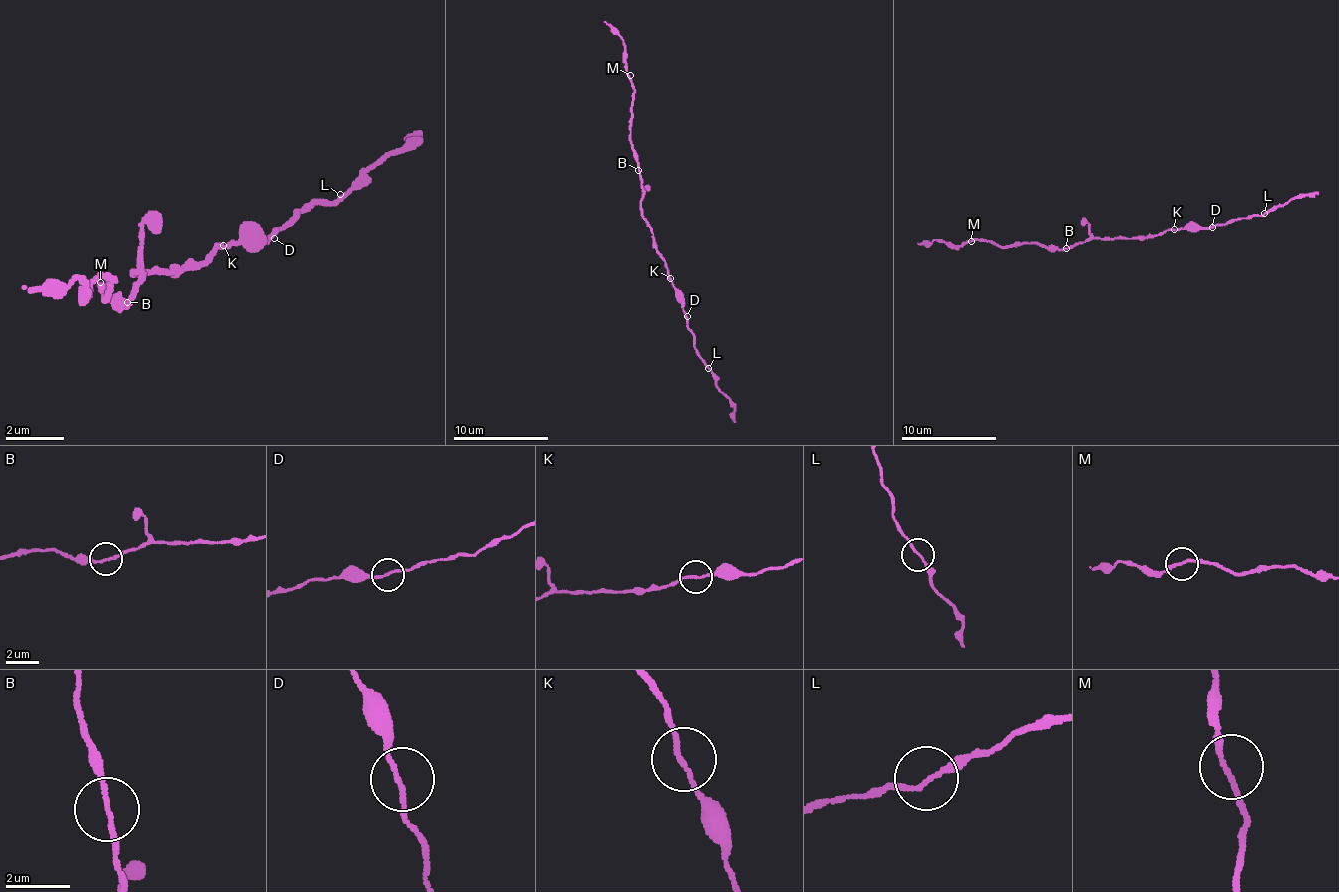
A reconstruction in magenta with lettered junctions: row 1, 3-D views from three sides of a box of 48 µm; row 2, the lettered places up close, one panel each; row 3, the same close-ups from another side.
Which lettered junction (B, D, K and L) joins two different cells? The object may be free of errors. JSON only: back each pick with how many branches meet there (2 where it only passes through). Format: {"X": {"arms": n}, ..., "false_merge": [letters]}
{"false_merge": []}

